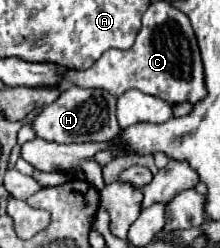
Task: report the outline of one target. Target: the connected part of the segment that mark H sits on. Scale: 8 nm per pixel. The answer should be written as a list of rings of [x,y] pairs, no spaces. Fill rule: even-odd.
[[[69,87],[61,91],[57,101],[43,107],[43,111],[35,117],[33,129],[37,137],[55,143],[103,143],[113,141],[119,135],[119,125],[115,117],[115,97],[105,89],[85,89],[85,87]]]

